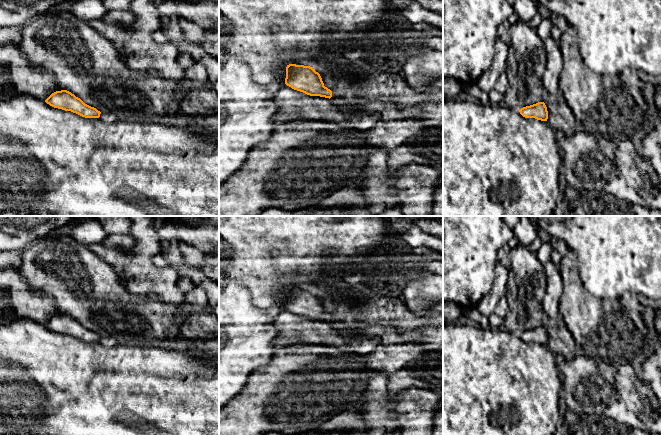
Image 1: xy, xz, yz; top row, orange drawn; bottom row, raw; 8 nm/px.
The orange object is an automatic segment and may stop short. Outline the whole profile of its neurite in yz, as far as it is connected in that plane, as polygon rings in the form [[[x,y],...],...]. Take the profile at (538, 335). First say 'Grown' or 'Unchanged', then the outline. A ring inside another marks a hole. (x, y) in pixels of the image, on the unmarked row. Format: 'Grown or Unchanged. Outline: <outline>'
Unchanged. Outline: [[[544,326],[523,331],[519,336],[525,342],[535,342],[541,345],[547,345],[548,343],[548,335]]]

